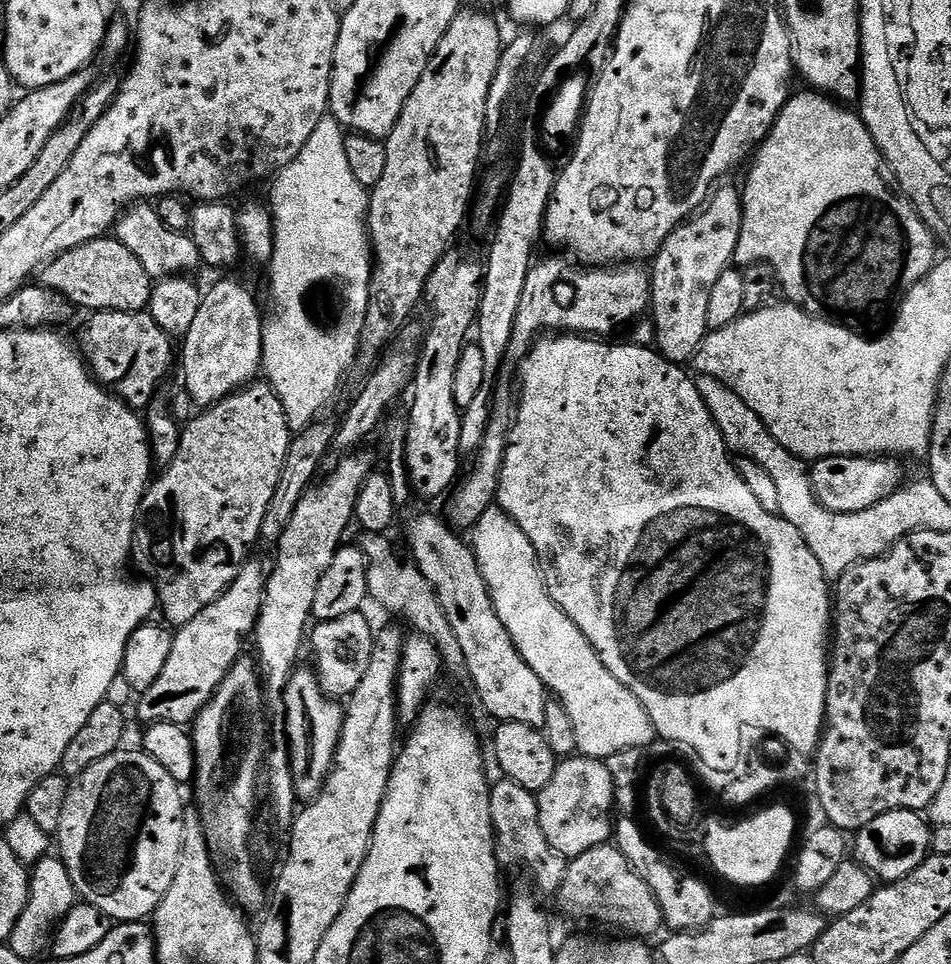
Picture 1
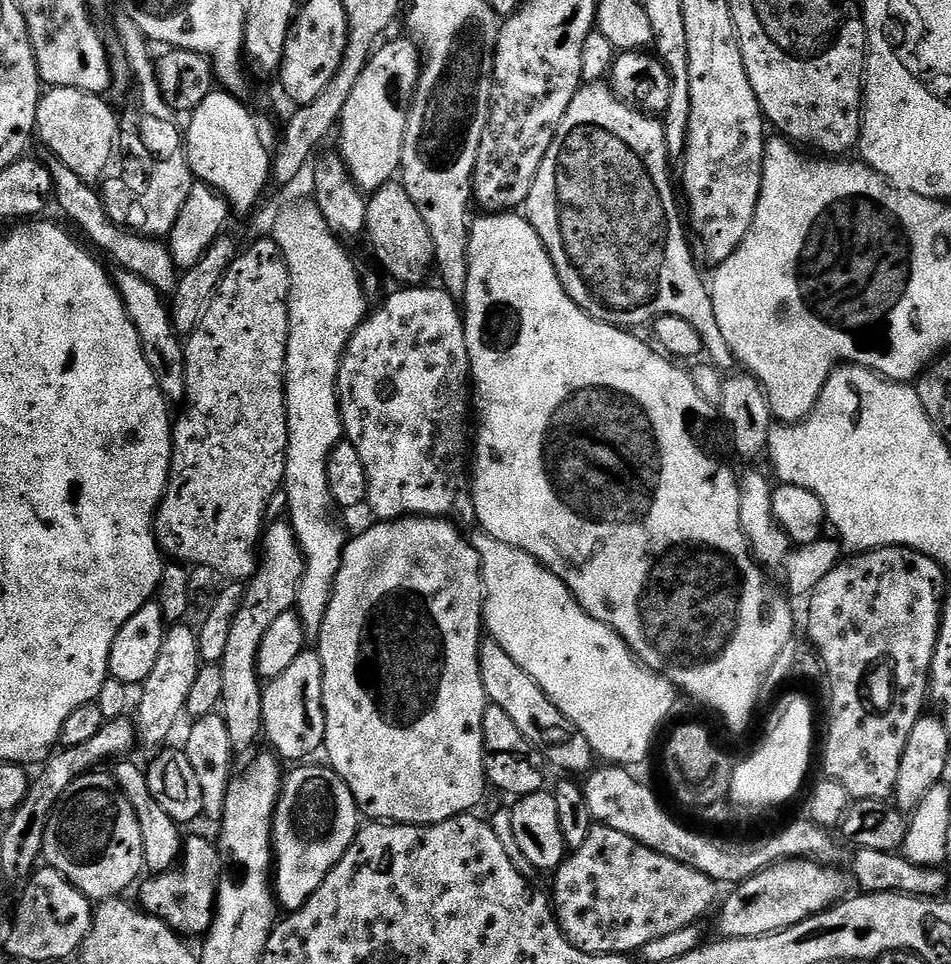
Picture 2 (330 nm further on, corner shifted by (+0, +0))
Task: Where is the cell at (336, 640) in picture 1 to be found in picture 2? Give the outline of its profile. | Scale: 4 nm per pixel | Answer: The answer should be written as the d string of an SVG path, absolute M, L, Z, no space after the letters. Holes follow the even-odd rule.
M305 650L302 654L298 654L298 658L294 658L293 664L284 671L283 674L278 674L278 678L267 681L263 685L264 697L262 698L262 718L264 719L264 731L262 733L265 741L269 740L272 743L271 751L275 753L281 761L287 762L287 760L298 760L294 762L304 762L317 751L318 753L324 746L324 735L326 734L326 714L324 713L324 667L320 661L320 653L316 650Z

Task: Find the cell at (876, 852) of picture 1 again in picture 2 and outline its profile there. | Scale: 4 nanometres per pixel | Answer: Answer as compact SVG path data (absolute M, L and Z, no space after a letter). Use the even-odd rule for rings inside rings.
M788 860L767 868L764 872L759 872L757 876L751 876L746 882L735 885L732 892L719 905L720 908L720 932L721 937L746 938L747 936L765 936L771 932L780 932L784 928L794 926L802 922L807 916L816 916L819 912L824 912L832 905L840 903L845 899L849 891L849 877L840 873L841 869L836 866L825 866L815 864L812 860Z

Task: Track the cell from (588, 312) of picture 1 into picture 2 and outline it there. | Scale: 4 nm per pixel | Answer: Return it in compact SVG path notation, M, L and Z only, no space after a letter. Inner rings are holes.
M584 82L581 83L579 90L574 94L574 98L570 102L570 110L566 110L566 114L562 118L554 142L538 170L538 178L534 178L534 186L522 208L526 213L526 219L530 222L530 226L534 226L534 230L542 238L542 242L548 251L548 257L554 262L556 273L566 290L566 294L570 294L573 302L587 316L593 316L594 319L600 320L603 324L614 324L616 327L625 330L640 330L636 328L642 327L643 324L649 323L648 325L651 325L664 316L682 318L686 322L690 322L690 326L694 326L694 330L698 330L698 334L704 343L704 352L707 359L719 368L721 373L728 374L735 369L732 367L737 367L738 361L735 354L730 350L725 336L722 335L722 329L718 326L718 318L714 314L714 302L712 301L709 285L706 283L705 277L703 280L700 277L699 270L696 269L696 260L692 257L691 246L688 245L689 233L686 231L686 224L682 219L682 208L681 205L680 208L676 205L678 192L677 189L676 192L672 189L672 176L668 173L668 160L670 161L670 153L664 126L655 115L620 99L607 83Z

